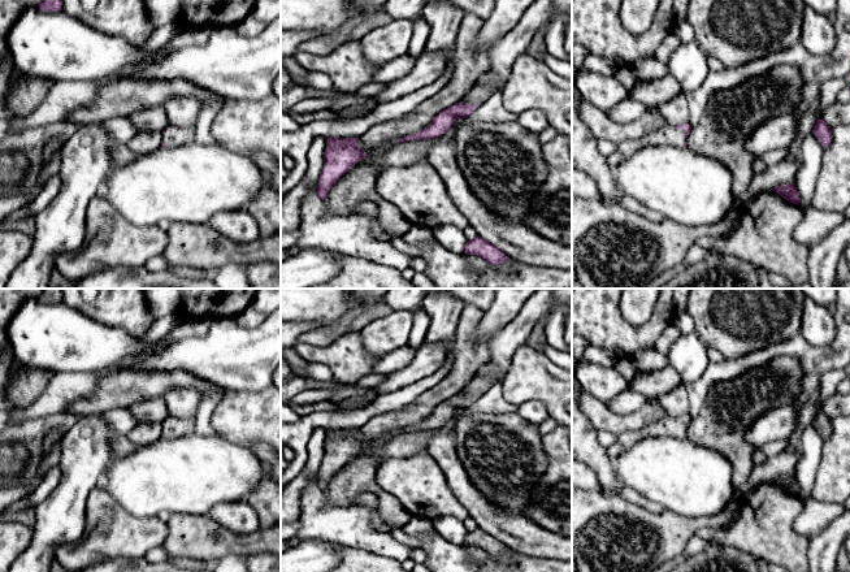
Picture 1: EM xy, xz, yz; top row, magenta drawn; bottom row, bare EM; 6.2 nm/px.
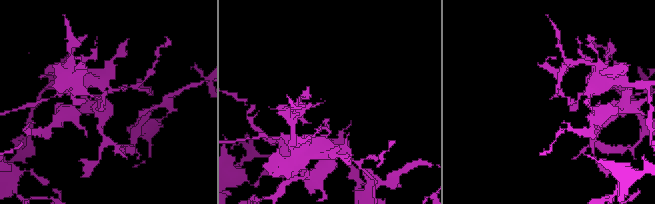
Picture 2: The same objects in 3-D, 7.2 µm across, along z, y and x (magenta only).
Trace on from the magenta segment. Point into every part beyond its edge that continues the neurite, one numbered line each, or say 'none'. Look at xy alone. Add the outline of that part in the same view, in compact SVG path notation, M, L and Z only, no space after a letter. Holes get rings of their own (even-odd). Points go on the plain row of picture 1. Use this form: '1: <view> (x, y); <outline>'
1: xy (172, 428); M169 416L162 422L162 433L165 438L178 438L194 433L195 422L192 419L173 419Z

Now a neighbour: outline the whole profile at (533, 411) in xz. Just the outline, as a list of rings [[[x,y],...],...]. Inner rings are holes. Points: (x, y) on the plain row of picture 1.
[[[529,400],[517,407],[516,412],[520,417],[529,421],[532,425],[539,425],[548,419],[546,406],[538,400]]]

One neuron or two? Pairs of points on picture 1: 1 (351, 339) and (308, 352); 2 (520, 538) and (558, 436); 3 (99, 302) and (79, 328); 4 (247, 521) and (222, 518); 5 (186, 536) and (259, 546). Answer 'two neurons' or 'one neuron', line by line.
1: one neuron
2: two neurons
3: two neurons
4: one neuron
5: one neuron

